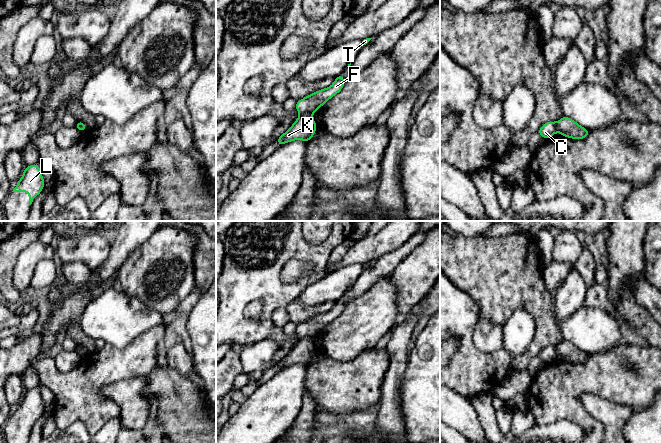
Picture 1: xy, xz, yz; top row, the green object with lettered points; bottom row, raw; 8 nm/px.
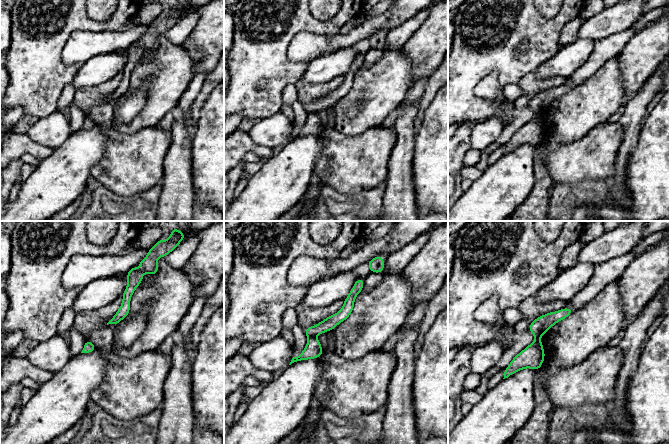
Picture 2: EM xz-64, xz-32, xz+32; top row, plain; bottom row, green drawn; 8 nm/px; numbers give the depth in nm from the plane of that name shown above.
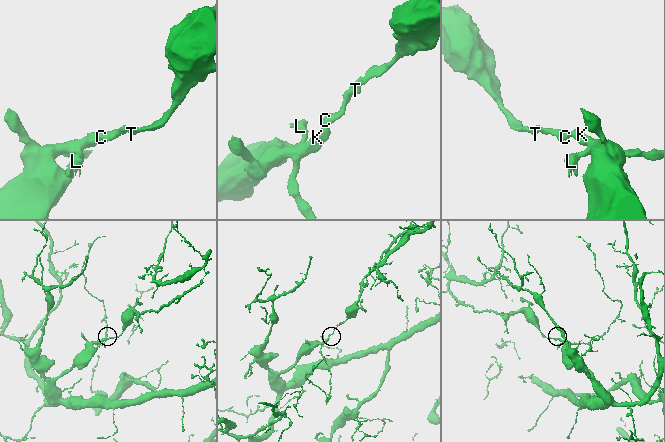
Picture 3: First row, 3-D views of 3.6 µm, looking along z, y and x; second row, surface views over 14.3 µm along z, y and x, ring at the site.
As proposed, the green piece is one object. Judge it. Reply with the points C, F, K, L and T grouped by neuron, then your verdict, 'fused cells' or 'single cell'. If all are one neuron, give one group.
C F T / K L | fused cells

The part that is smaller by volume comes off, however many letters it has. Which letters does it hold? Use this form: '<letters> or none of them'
C, F, T

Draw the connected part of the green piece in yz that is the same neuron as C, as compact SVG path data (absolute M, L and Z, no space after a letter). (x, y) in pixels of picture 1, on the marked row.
M549 121L541 126L538 133L544 138L551 138L557 132L557 125L553 121Z

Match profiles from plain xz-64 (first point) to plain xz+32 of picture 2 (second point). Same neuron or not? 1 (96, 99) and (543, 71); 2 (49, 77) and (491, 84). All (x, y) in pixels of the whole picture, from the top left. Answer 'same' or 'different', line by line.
1: different
2: different

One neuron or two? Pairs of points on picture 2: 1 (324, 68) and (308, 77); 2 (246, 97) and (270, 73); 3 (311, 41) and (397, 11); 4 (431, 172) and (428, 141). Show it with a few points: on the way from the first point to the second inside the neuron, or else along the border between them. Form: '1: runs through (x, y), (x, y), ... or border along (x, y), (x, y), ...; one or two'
1: runs through (320, 70), (312, 75); one
2: runs through (246, 89), (262, 73); one
3: runs through (333, 41), (348, 40), (369, 26), (376, 24); one
4: runs through (431, 164), (431, 149); one

